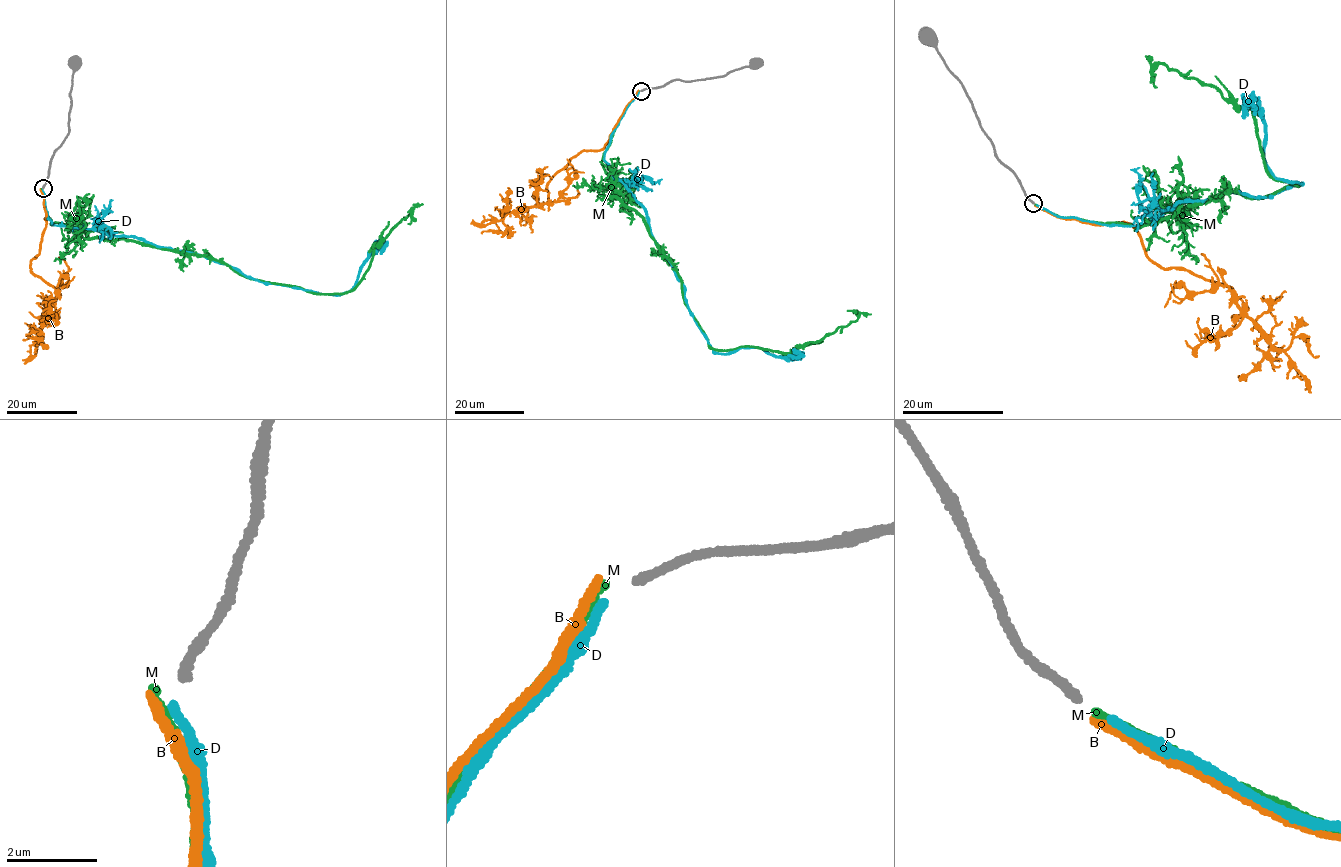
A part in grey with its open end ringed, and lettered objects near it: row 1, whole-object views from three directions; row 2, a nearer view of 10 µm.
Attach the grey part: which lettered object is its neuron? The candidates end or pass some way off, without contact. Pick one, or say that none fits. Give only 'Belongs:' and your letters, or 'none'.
Belongs: D

